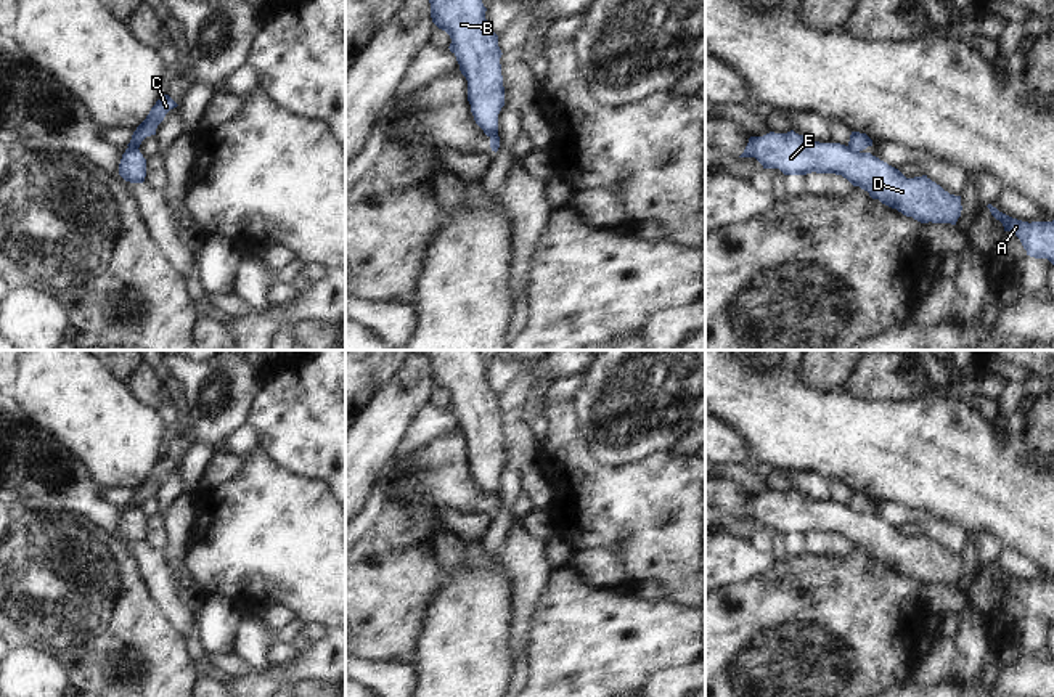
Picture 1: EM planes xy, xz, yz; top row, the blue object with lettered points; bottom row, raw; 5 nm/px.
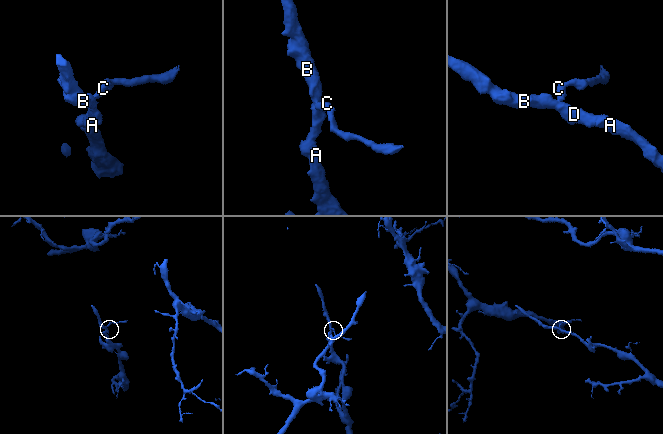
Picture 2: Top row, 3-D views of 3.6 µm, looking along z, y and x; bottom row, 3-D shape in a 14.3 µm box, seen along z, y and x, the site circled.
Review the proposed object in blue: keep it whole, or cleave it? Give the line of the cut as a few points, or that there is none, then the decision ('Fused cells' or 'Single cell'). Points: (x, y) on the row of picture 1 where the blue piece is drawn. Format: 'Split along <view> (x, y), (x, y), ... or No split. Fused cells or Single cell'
Split along yz (849, 145), (858, 151). Fused cells

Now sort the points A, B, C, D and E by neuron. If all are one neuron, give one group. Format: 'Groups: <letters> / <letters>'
Groups: A B D E / C

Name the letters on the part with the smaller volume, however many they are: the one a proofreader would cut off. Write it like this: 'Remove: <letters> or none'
Remove: C

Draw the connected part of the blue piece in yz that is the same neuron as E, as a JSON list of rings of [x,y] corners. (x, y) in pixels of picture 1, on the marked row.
[[[794,130],[750,137],[739,157],[755,157],[763,169],[779,169],[784,175],[842,175],[872,199],[921,223],[956,225],[961,217],[961,196],[950,194],[927,175],[906,178],[871,153],[840,143],[819,143]]]

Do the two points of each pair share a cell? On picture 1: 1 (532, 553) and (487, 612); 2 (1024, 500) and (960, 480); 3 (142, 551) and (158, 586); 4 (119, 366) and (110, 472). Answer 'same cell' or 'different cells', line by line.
1: different cells
2: same cell
3: same cell
4: different cells

